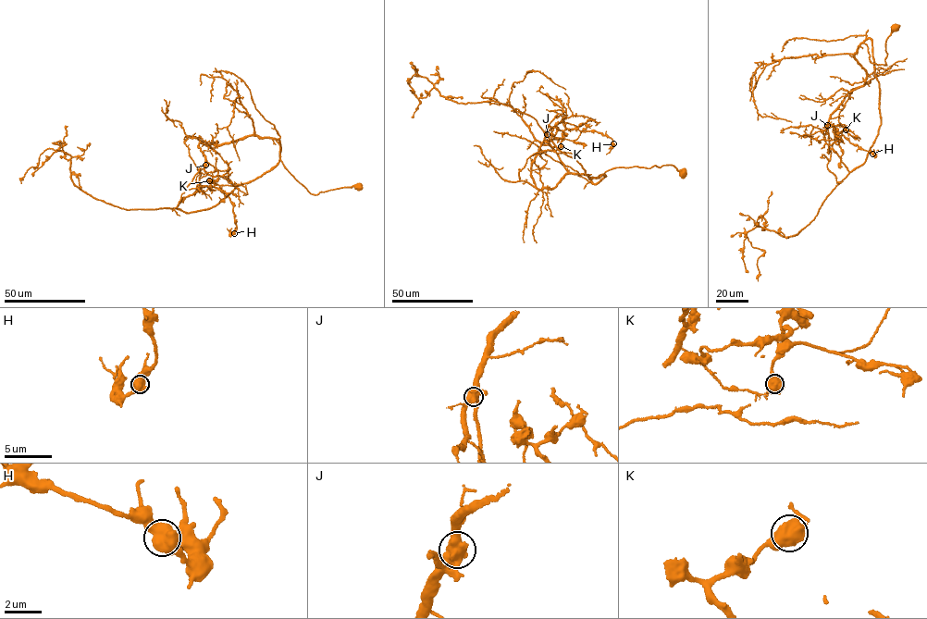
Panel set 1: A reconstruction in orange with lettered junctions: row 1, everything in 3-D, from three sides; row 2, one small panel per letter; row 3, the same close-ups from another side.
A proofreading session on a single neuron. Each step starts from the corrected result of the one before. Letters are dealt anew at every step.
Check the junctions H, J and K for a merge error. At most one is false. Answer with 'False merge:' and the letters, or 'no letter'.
False merge: no letter

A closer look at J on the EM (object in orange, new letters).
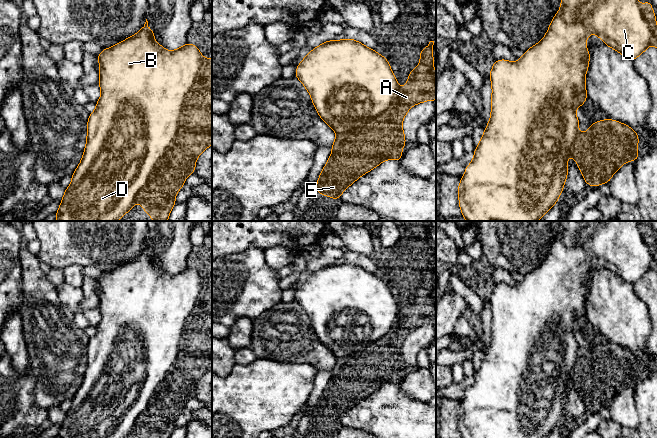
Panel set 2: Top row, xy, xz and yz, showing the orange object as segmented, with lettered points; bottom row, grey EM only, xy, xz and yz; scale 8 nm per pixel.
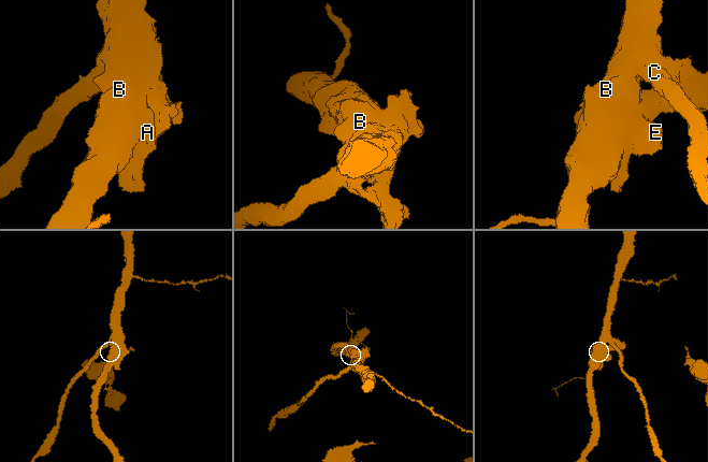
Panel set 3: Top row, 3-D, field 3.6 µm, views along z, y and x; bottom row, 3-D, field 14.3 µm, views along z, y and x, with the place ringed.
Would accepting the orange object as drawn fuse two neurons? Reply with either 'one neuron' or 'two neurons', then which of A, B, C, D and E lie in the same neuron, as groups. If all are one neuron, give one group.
one neuron; groups A B C D E

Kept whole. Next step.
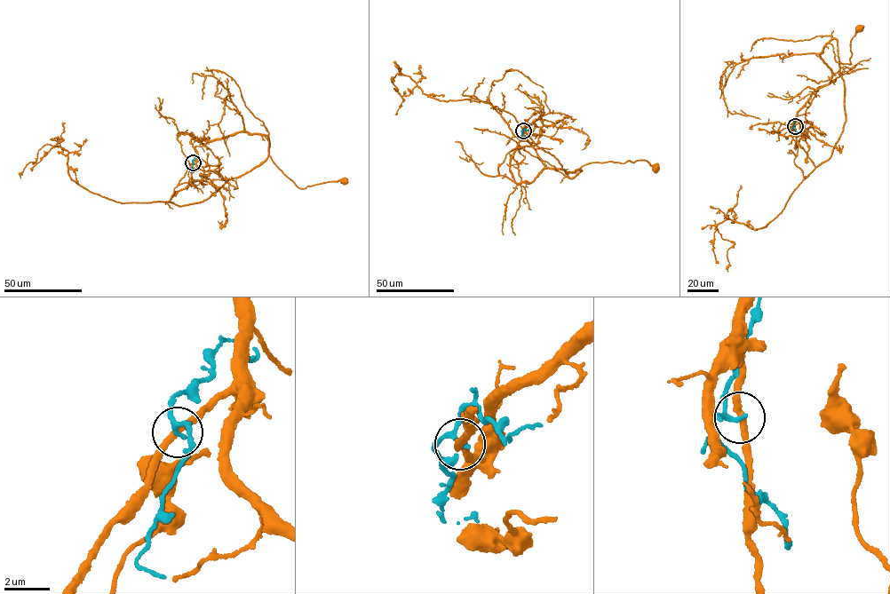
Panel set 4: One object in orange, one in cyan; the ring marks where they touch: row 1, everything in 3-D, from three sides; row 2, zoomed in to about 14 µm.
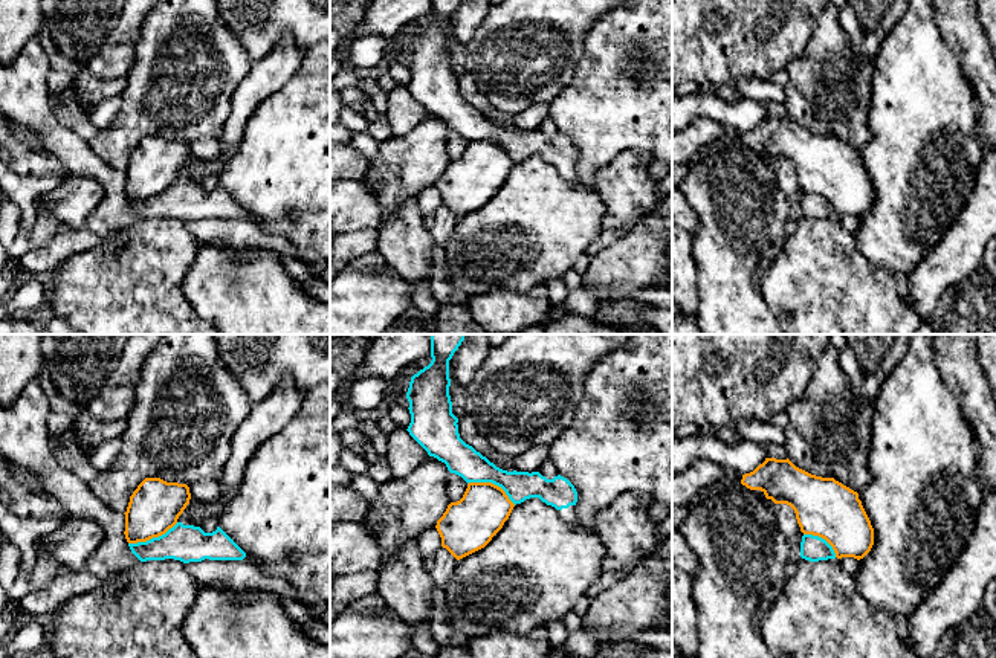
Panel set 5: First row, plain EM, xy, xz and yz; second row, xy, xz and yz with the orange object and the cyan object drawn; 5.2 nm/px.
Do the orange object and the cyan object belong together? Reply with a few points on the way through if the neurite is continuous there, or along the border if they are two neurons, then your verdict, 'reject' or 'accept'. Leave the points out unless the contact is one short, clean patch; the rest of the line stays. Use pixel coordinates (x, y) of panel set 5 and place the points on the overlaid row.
along xz (468, 483), (494, 483), (515, 504) | reject

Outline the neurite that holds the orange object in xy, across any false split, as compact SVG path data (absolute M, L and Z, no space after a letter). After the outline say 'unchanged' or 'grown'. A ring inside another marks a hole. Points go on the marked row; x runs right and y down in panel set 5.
M145 478L130 496L124 513L127 542L147 542L165 534L177 524L189 499L191 493L186 484Z; unchanged

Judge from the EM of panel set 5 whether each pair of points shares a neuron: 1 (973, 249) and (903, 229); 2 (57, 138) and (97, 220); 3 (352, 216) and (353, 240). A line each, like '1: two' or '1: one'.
1: two
2: one
3: two

